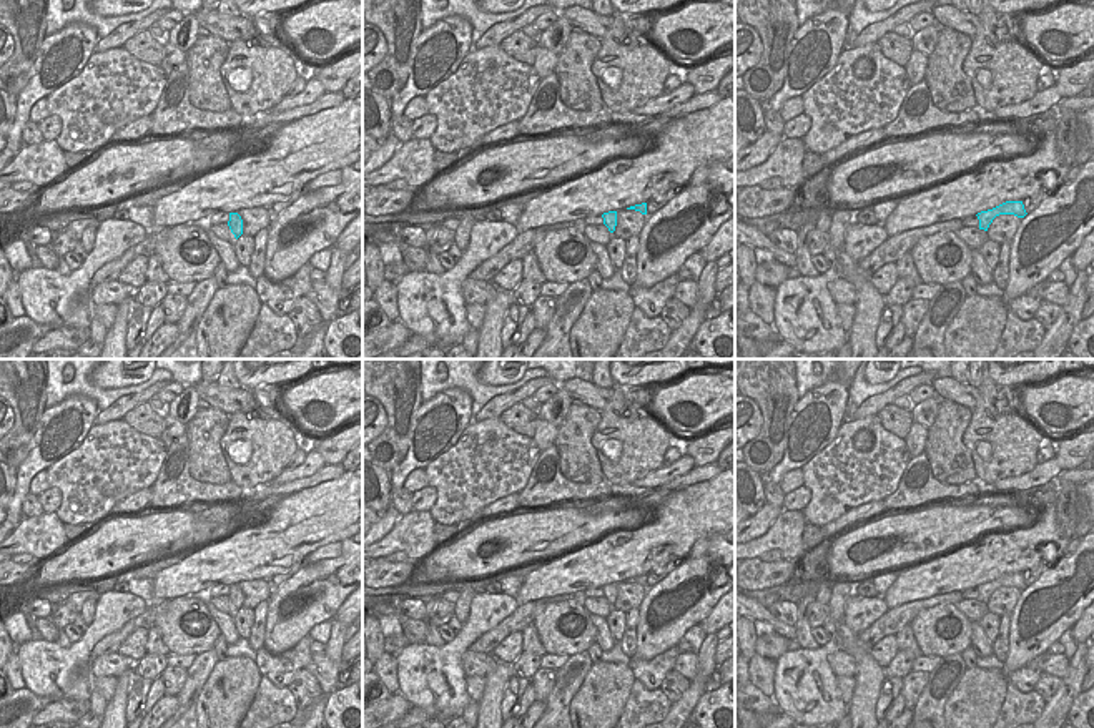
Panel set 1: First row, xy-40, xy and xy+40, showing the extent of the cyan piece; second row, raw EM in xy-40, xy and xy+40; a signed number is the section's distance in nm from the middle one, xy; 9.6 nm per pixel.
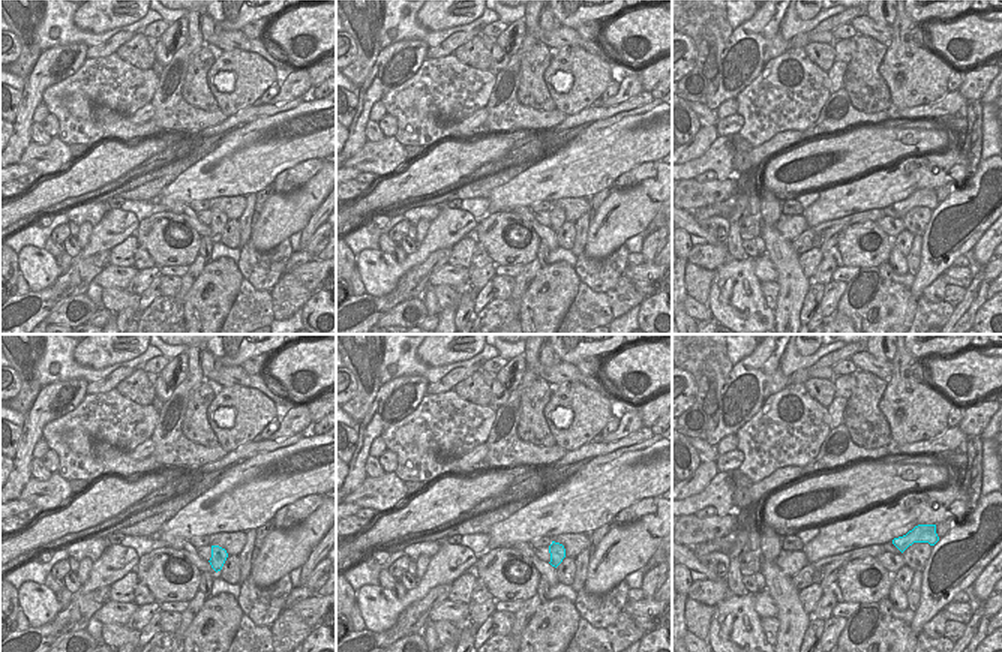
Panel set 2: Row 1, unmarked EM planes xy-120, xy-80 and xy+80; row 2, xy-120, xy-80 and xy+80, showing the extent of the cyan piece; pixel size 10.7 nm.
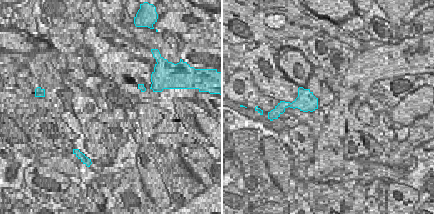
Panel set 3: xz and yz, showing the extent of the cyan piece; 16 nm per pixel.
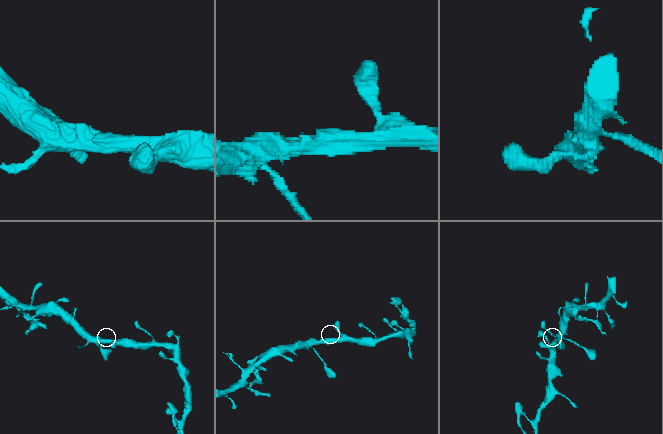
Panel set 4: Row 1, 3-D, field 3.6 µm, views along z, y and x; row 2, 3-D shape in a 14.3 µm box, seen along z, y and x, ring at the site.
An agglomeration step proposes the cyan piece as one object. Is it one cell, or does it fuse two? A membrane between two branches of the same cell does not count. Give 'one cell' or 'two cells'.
one cell

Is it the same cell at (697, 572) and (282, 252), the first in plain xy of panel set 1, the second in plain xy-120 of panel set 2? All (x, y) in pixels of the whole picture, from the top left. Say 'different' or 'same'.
different

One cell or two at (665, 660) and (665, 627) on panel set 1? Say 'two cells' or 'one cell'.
two cells

